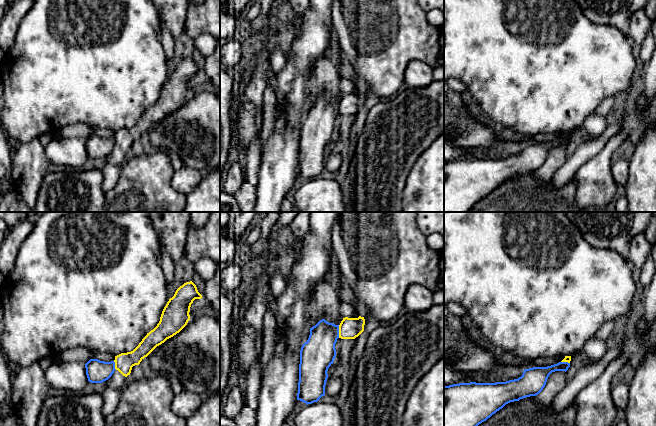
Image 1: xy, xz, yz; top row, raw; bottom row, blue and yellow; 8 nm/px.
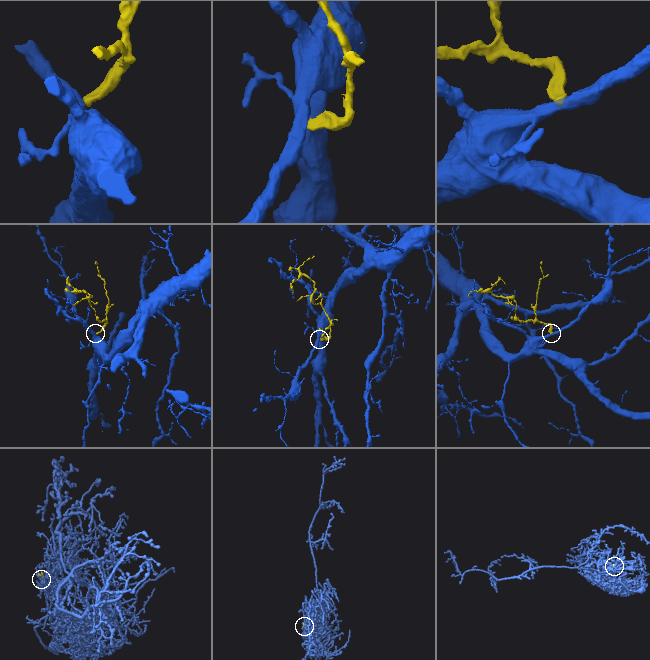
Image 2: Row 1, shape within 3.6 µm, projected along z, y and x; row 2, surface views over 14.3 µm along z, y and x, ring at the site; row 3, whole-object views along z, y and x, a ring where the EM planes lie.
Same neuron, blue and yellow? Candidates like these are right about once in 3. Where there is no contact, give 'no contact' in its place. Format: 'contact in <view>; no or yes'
contact in xz; no

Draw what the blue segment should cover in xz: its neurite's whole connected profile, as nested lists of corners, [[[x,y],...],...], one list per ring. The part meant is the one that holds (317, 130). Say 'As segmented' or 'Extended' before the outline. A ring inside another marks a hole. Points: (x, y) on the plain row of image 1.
As segmented. [[[320,96],[300,126],[297,176],[312,180],[325,171],[328,144],[336,133],[339,101]]]

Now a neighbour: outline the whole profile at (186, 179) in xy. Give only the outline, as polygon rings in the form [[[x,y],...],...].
[[[184,165],[174,172],[171,180],[171,186],[176,191],[187,195],[198,186],[203,176],[204,173]]]

